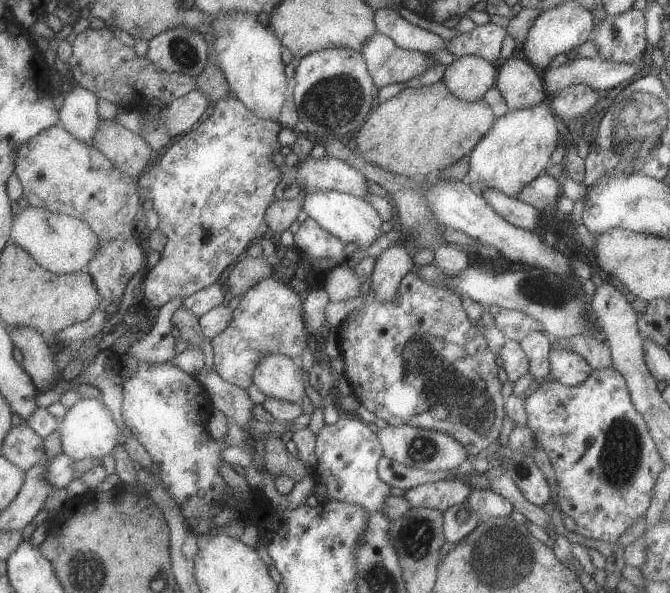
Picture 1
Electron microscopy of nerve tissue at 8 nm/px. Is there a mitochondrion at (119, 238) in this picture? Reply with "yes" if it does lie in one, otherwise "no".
no

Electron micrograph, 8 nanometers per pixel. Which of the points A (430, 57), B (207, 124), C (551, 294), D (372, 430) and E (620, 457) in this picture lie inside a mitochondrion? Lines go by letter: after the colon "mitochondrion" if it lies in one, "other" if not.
A: other
B: other
C: mitochondrion
D: other
E: mitochondrion

